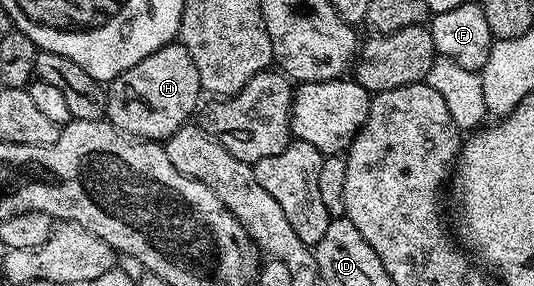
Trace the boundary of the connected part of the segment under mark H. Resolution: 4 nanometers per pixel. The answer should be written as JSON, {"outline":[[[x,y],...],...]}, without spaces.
{"outline":[[[172,43],[145,55],[141,63],[133,63],[129,71],[121,71],[112,81],[106,82],[106,120],[118,127],[122,133],[137,137],[141,141],[166,142],[200,108],[201,79],[193,55],[181,43]]]}

